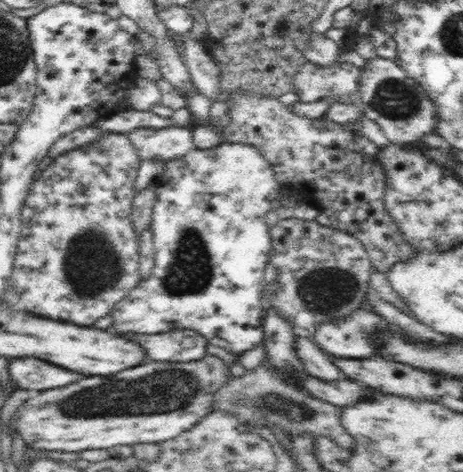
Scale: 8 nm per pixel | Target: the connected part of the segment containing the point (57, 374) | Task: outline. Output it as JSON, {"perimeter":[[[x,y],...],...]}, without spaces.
{"perimeter":[[[14,358],[8,362],[9,375],[17,388],[28,390],[48,390],[62,388],[72,382],[82,380],[84,376],[78,372],[68,372],[64,368],[52,366],[48,362],[36,358]]]}

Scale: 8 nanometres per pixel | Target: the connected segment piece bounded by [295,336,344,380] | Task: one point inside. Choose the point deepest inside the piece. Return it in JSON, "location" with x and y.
{"location":[316,363]}

